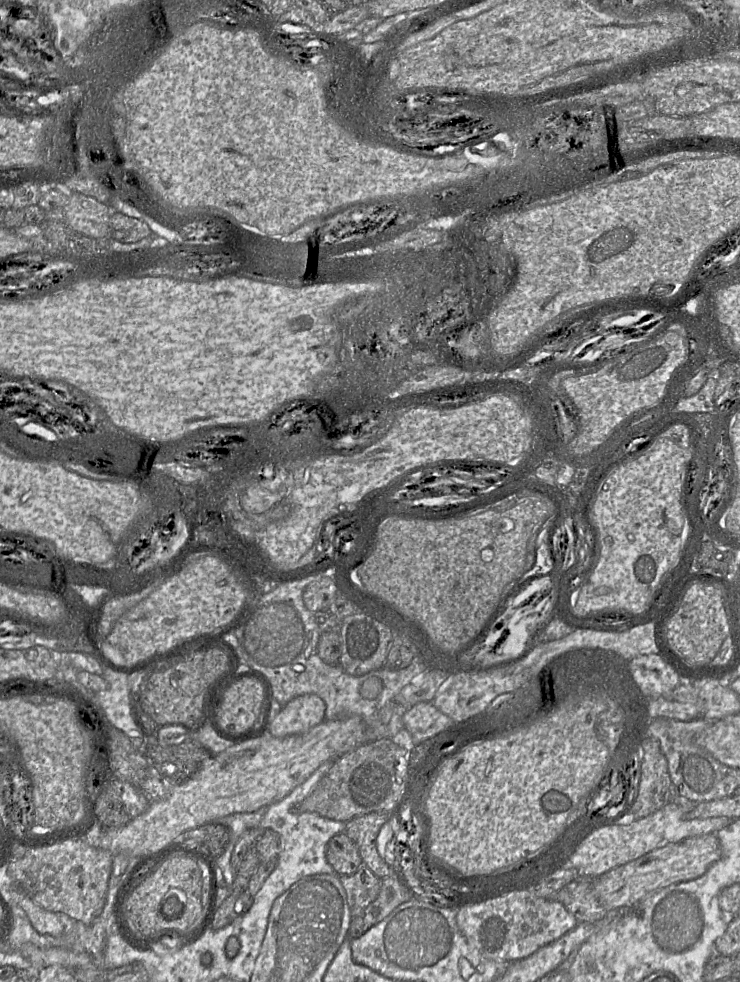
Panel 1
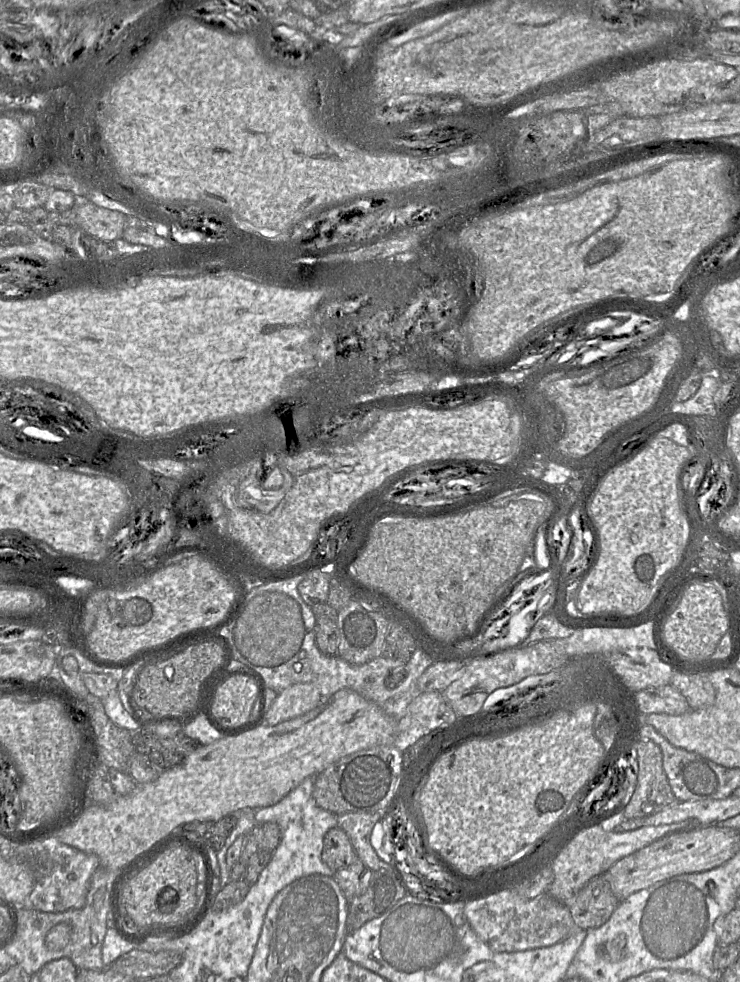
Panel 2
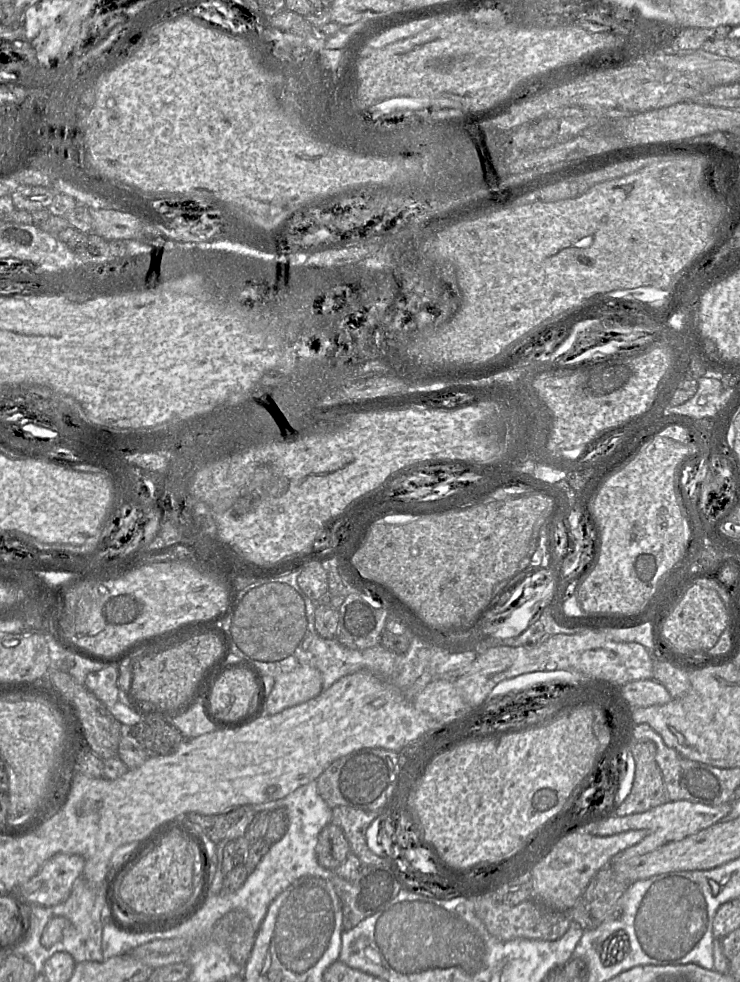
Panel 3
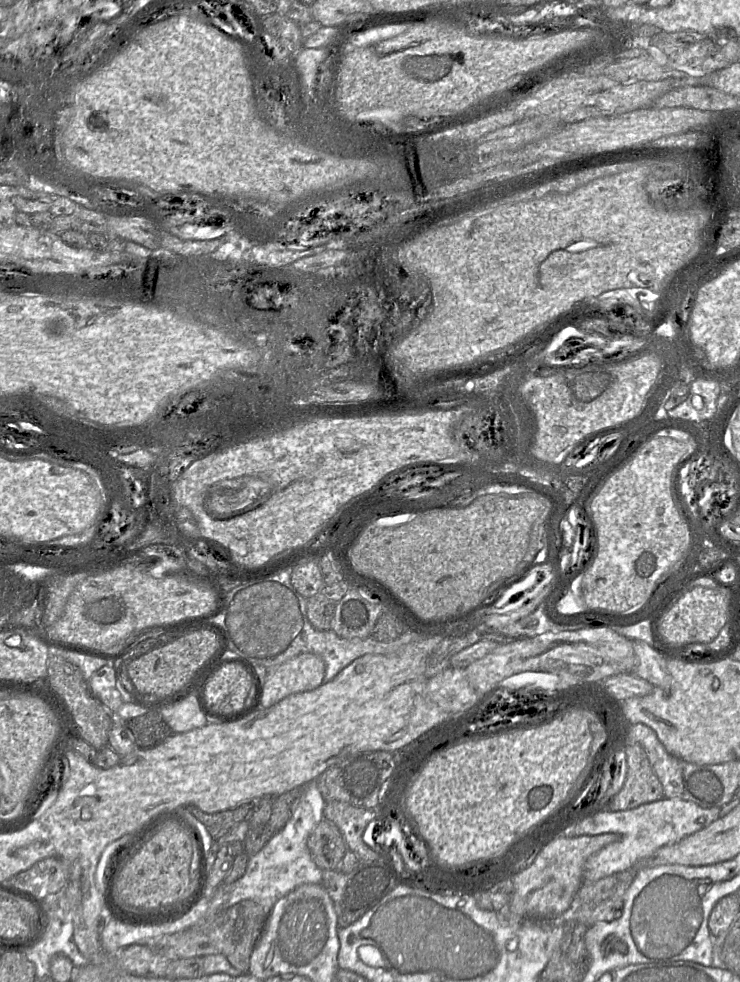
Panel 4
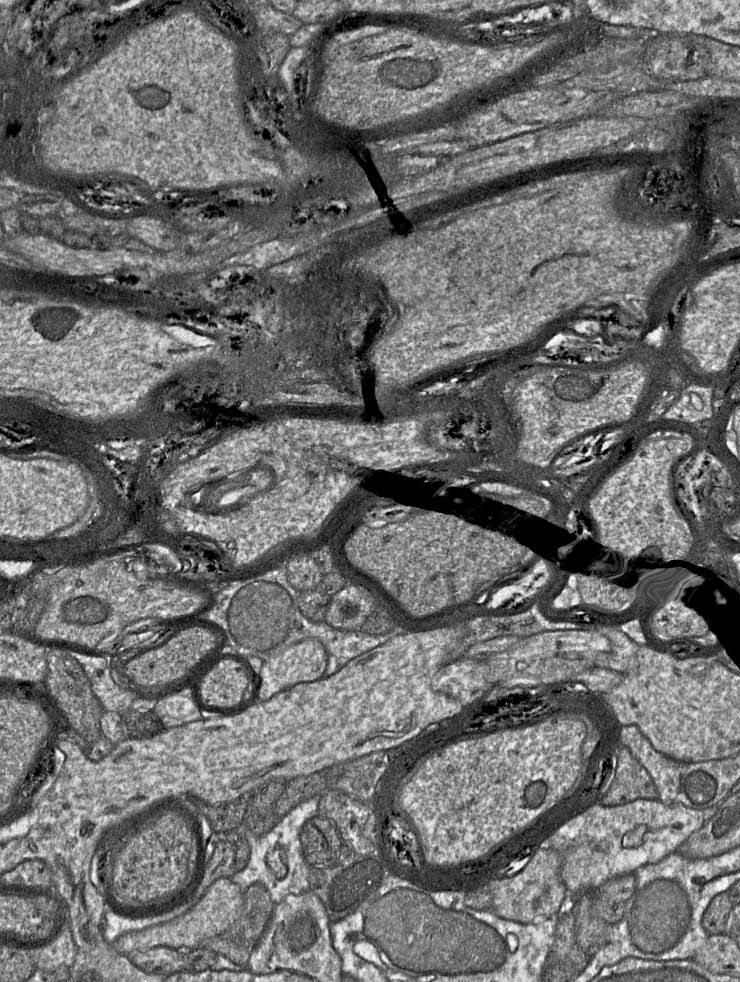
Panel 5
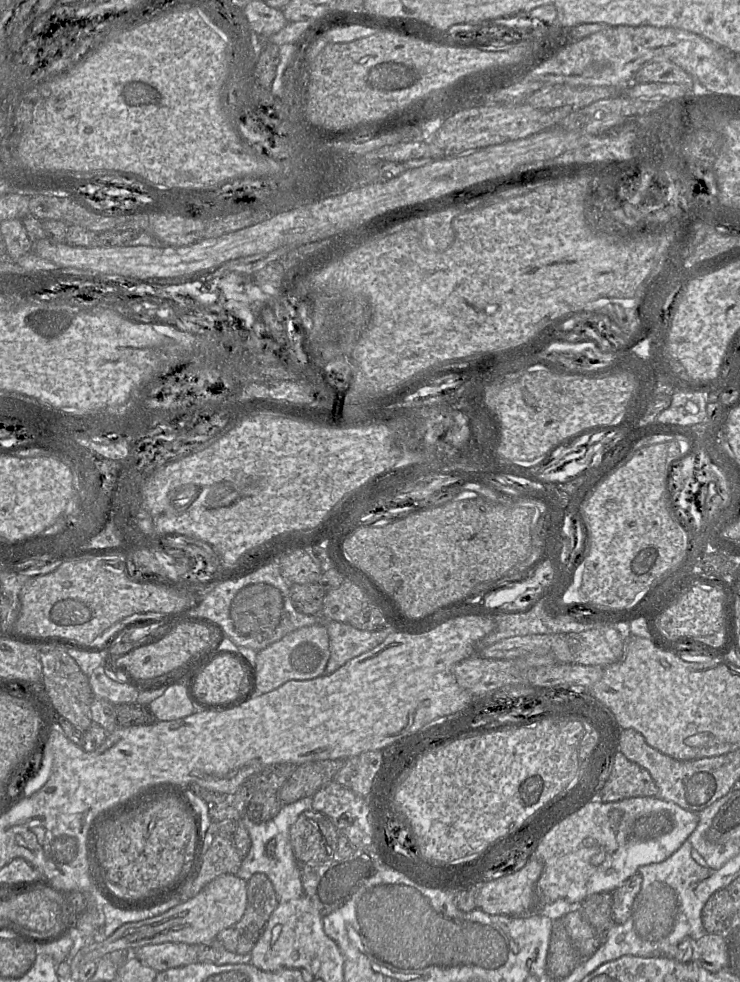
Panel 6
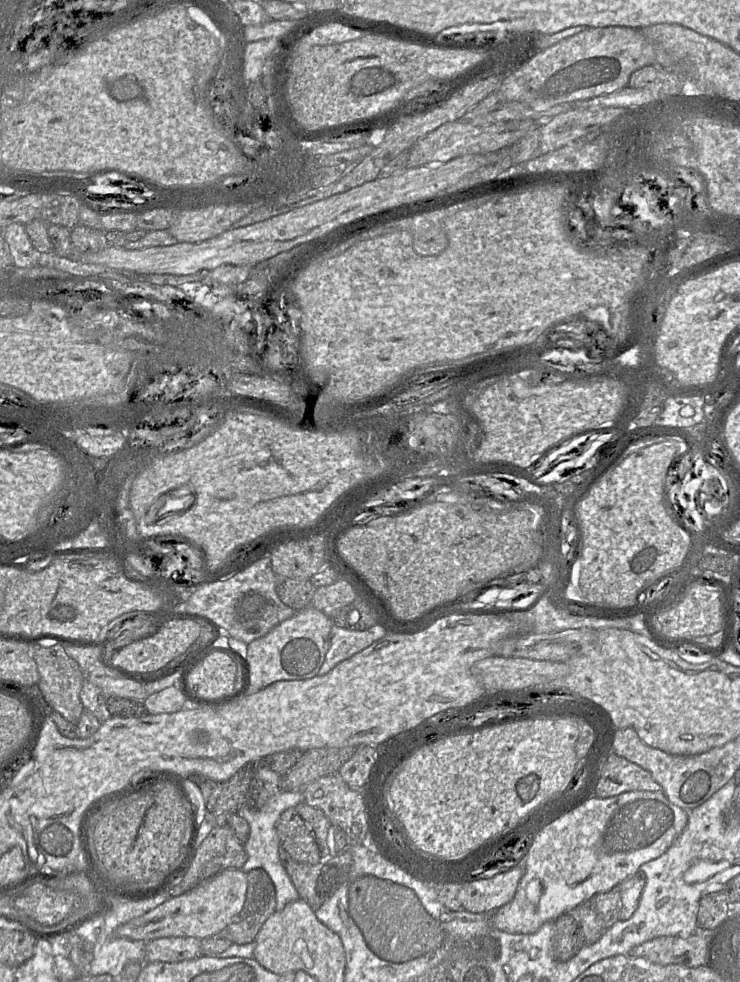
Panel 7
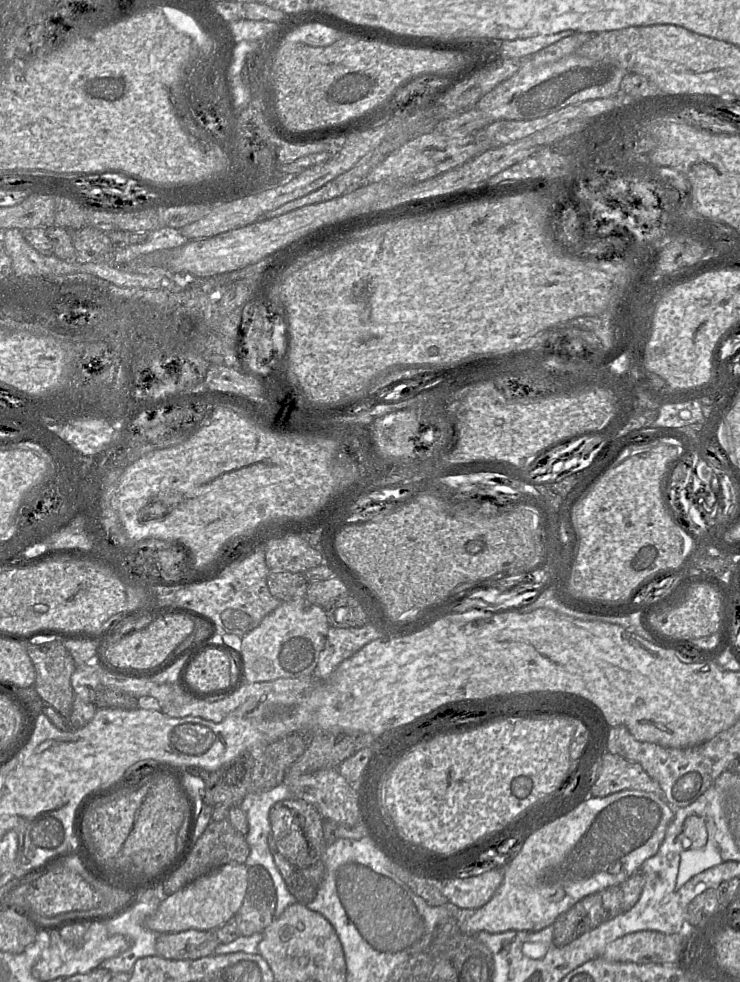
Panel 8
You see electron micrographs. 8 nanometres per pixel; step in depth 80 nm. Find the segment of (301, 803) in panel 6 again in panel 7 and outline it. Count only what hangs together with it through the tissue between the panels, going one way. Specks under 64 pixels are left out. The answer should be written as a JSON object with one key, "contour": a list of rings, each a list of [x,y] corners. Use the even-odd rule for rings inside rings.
{"contour":[[[283,790],[281,791],[275,798],[271,799],[267,804],[265,804],[262,808],[254,808],[247,805],[247,798],[246,804],[243,805],[237,813],[239,813],[242,817],[246,819],[250,827],[250,833],[247,841],[244,843],[245,851],[247,853],[247,860],[243,867],[241,868],[243,872],[246,874],[254,869],[254,868],[261,868],[264,870],[268,878],[272,881],[275,894],[276,894],[276,911],[282,910],[288,903],[299,899],[299,894],[293,885],[289,875],[287,874],[285,868],[281,864],[279,858],[279,847],[280,847],[280,840],[277,833],[277,821],[279,820],[280,815],[288,808],[298,805],[299,803],[304,803],[304,795],[302,791],[289,791]]]}

